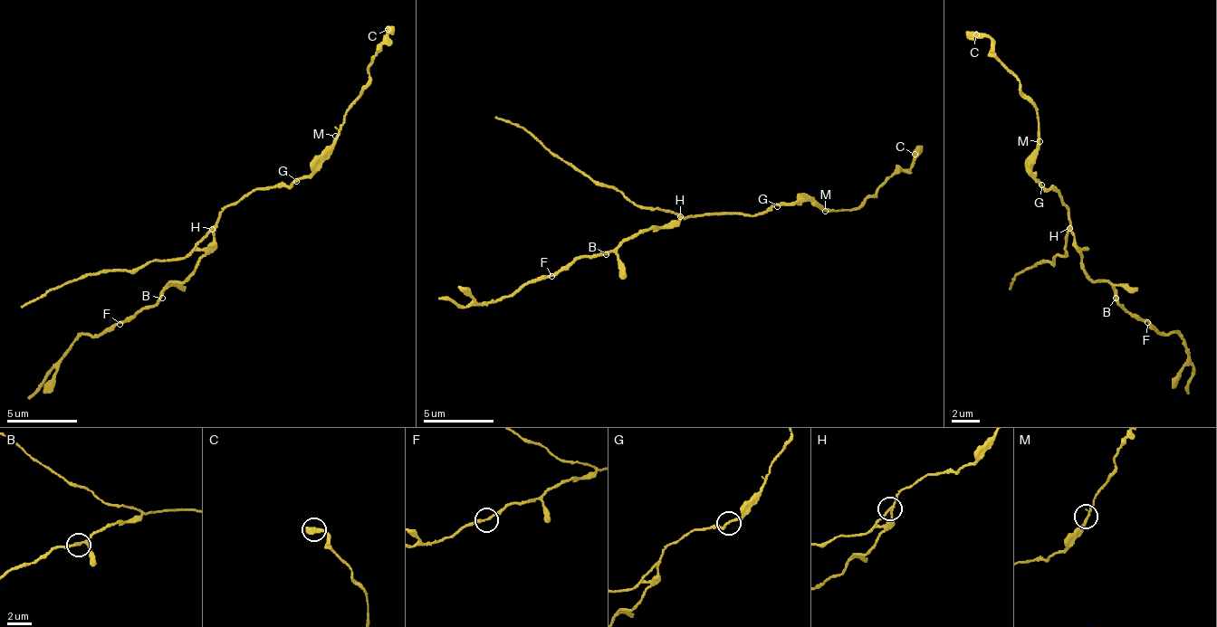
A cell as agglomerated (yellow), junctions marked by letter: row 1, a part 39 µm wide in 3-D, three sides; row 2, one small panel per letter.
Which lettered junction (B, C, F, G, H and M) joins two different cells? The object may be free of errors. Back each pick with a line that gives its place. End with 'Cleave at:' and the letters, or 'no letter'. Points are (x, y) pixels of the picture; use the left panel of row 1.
H: Place: (212, 229)
Cleave at: H

